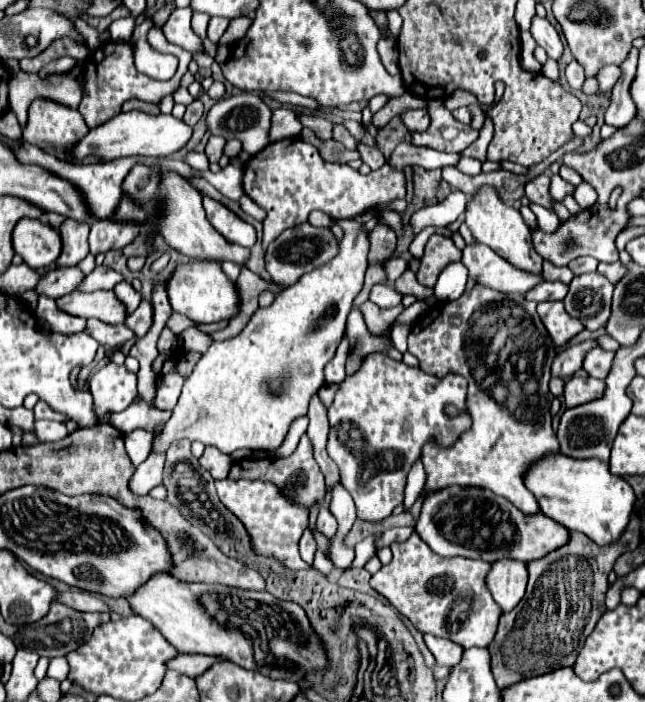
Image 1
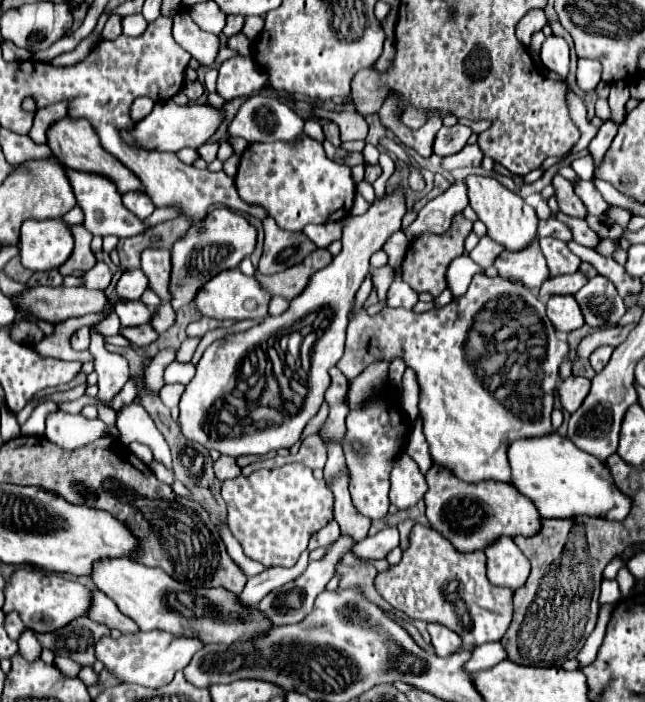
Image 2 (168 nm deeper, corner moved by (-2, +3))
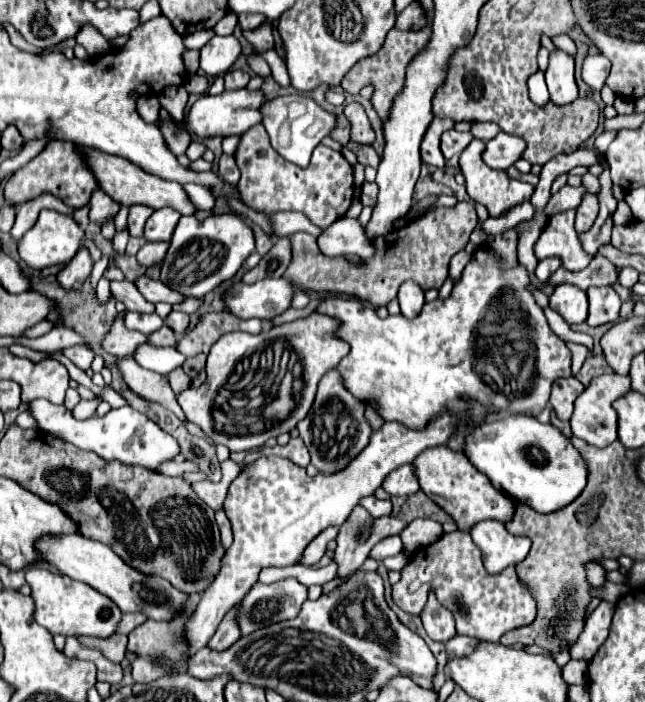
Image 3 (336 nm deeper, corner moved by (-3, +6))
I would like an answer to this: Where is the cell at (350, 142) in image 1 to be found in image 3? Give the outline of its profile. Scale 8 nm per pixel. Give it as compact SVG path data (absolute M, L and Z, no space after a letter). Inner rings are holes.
M348 142L346 144L346 148L348 150L352 150L354 154L356 154L356 158L358 158L358 162L360 164L364 164L364 166L378 166L378 162L380 162L380 156L376 154L376 150L372 148L372 146L366 146L366 144L358 144L358 142Z

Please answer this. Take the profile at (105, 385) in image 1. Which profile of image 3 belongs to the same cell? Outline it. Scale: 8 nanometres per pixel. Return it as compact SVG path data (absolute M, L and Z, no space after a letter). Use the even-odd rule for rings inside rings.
M102 276L97 284L96 294L98 298L98 302L102 302L102 304L106 304L111 297L109 285L109 279Z

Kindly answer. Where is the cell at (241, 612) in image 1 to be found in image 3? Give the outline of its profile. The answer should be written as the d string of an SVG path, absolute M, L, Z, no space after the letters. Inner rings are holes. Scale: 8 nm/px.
M64 534L64 536L42 536L36 542L36 550L40 552L42 560L52 564L60 574L90 584L94 590L102 592L110 600L118 604L118 608L126 614L142 612L152 620L170 620L186 602L186 594L178 592L168 580L158 576L144 576L130 568L120 556L112 552L106 544L96 540L84 538L82 534Z

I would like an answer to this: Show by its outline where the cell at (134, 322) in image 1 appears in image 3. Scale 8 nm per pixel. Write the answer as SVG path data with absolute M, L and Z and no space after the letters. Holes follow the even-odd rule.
M170 312L166 324L176 332L176 336L182 336L186 330L188 330L188 324L190 324L190 316L184 314L184 312Z

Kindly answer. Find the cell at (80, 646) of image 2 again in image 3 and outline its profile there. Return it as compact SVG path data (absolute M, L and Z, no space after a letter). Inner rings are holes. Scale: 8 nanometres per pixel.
M114 634L110 636L108 640L98 640L98 638L80 638L80 642L84 646L92 646L92 648L98 648L108 660L112 662L122 662L124 656L126 656L126 642L128 642L128 636L124 634Z

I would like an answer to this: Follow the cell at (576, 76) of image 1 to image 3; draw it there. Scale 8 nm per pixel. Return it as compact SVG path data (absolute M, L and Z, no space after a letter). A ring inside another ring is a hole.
M602 54L586 56L584 68L582 68L582 78L590 88L600 90L608 78L608 72L610 72L610 62Z

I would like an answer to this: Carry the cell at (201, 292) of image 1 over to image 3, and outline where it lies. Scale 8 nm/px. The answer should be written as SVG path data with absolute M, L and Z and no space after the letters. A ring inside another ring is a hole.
M266 278L256 284L236 282L226 294L226 306L238 318L270 320L290 308L296 288L286 278Z

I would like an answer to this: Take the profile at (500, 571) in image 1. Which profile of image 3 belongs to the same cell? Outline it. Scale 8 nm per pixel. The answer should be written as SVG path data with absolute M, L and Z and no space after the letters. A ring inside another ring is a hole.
M484 520L474 524L470 528L470 536L480 548L484 568L490 574L498 574L506 566L514 566L524 560L532 544L526 536L510 534L498 520Z

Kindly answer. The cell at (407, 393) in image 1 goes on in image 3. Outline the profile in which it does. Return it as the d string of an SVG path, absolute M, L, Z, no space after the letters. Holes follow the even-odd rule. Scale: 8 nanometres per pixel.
M374 495L363 497L360 500L360 506L364 506L372 518L388 516L392 512L392 502L390 500L381 500Z

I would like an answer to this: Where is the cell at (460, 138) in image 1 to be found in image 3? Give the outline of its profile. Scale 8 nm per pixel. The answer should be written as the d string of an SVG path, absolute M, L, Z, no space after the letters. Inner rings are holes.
M448 130L442 134L442 154L446 160L450 160L452 156L462 154L462 150L472 142L472 134L470 132L458 132L458 130Z

